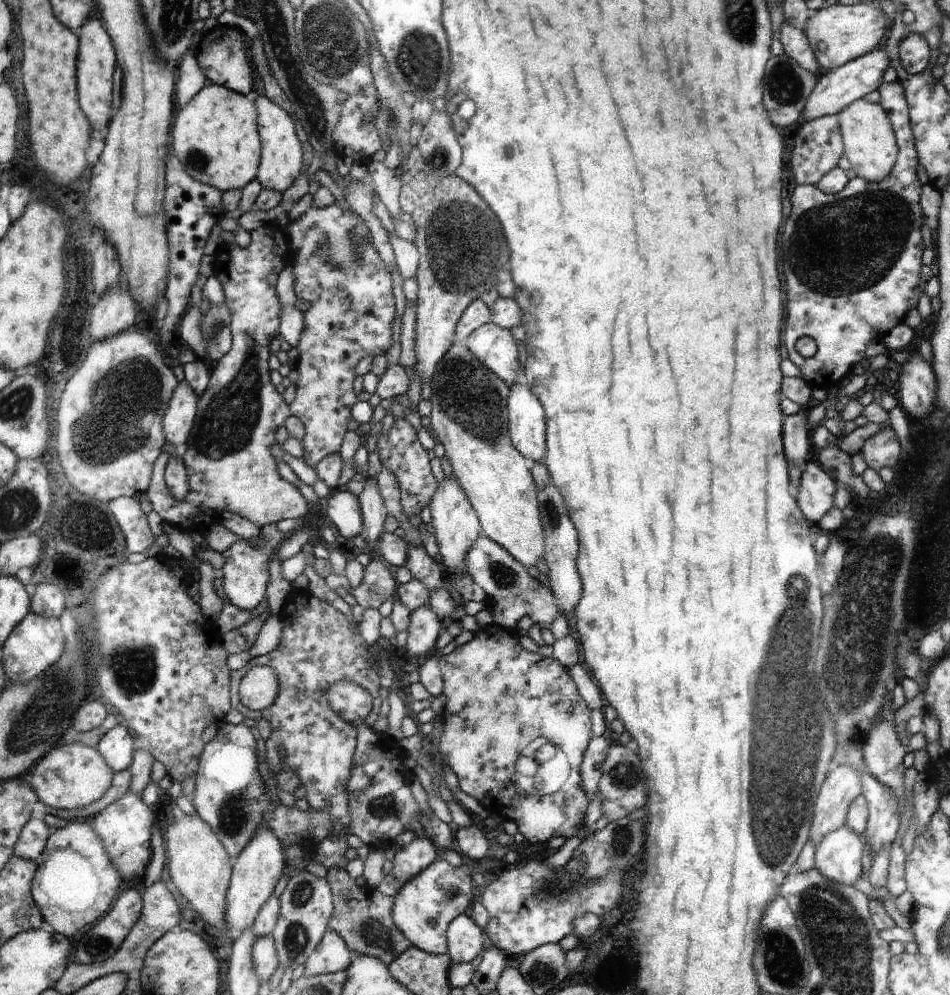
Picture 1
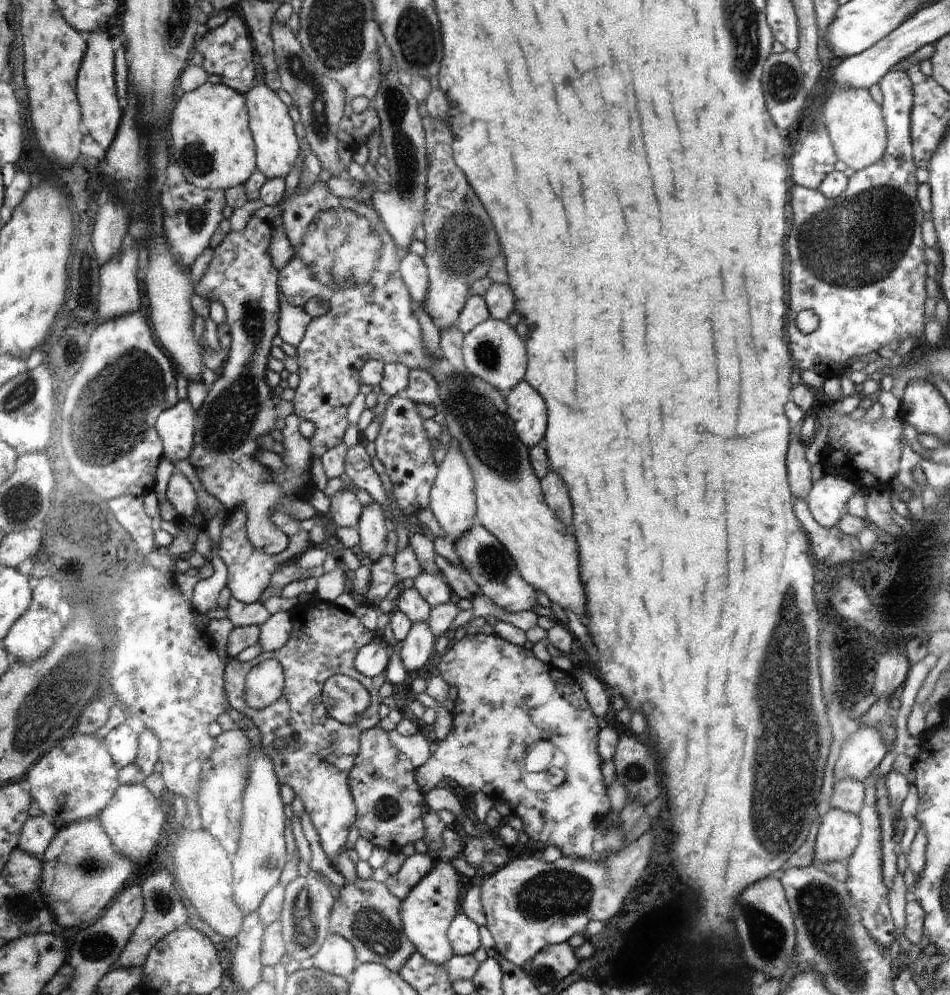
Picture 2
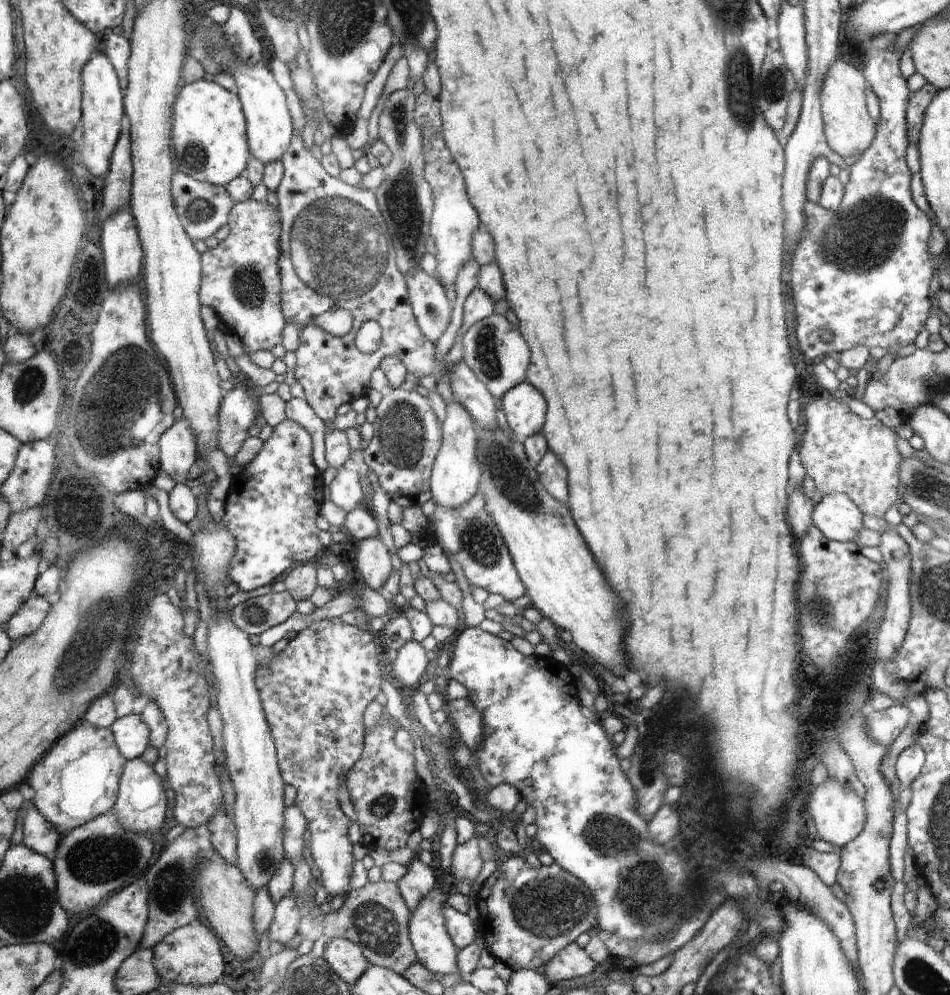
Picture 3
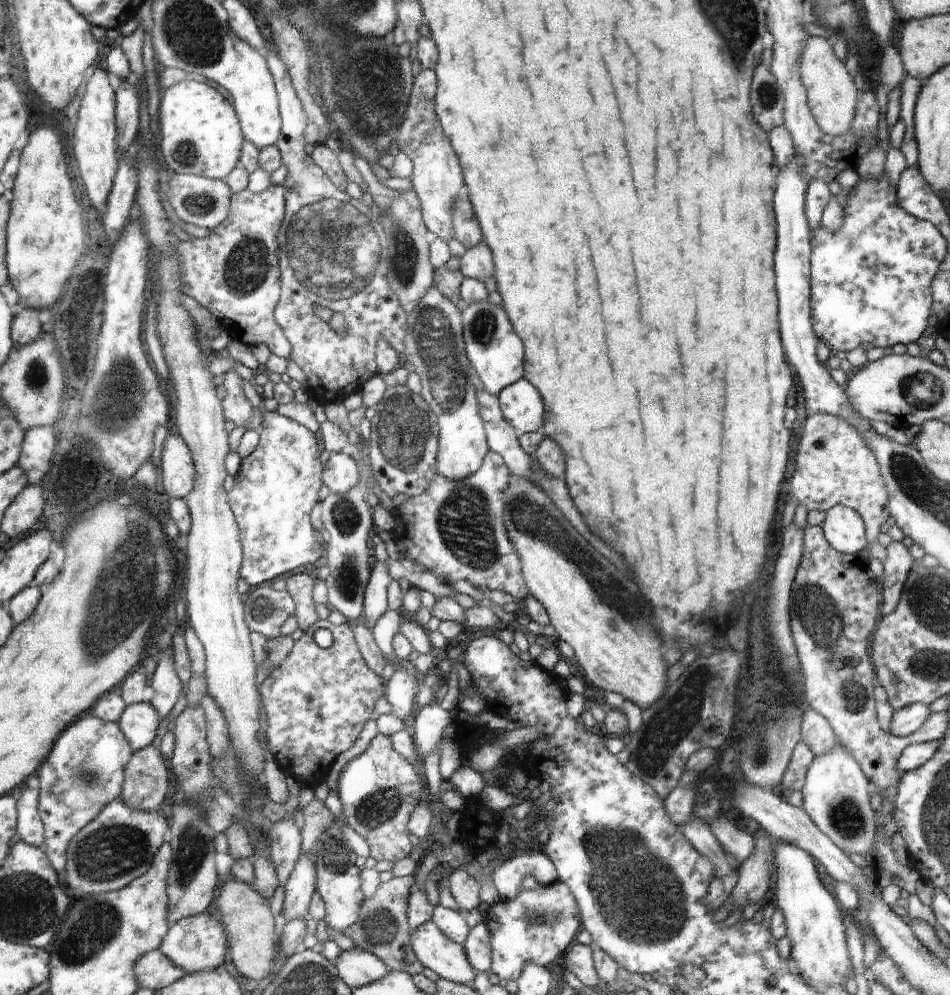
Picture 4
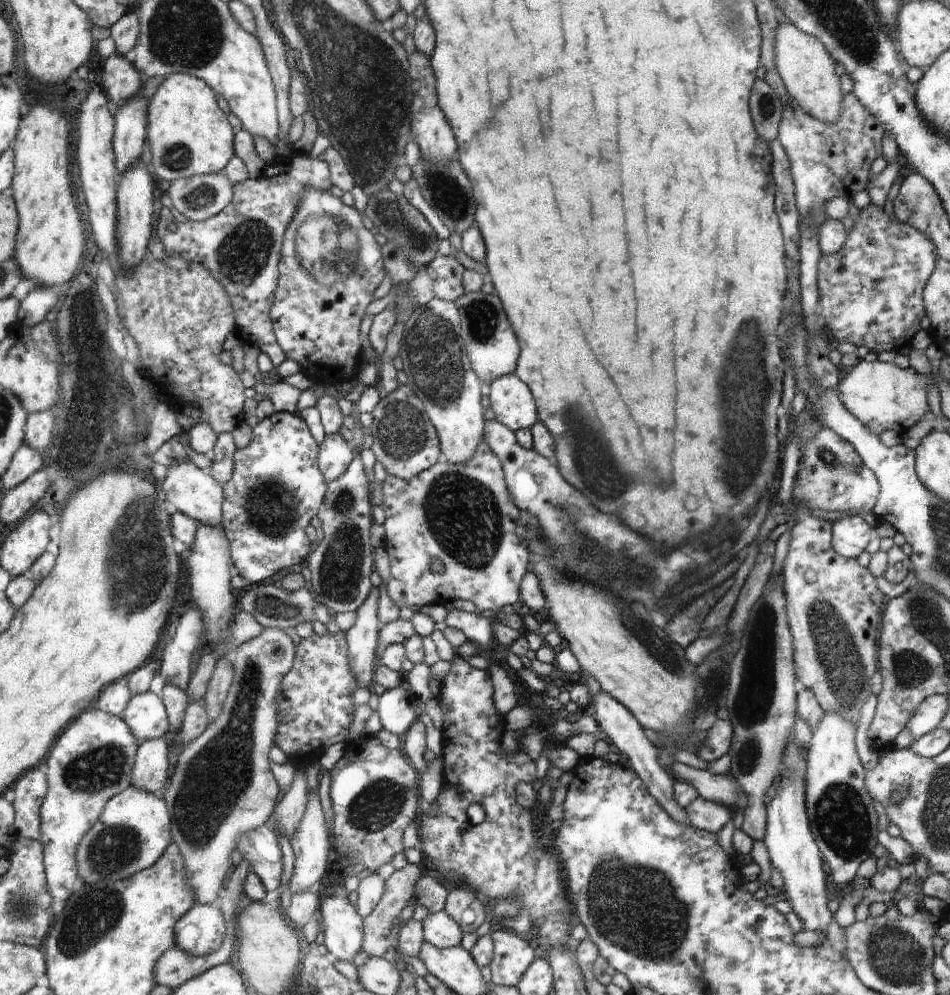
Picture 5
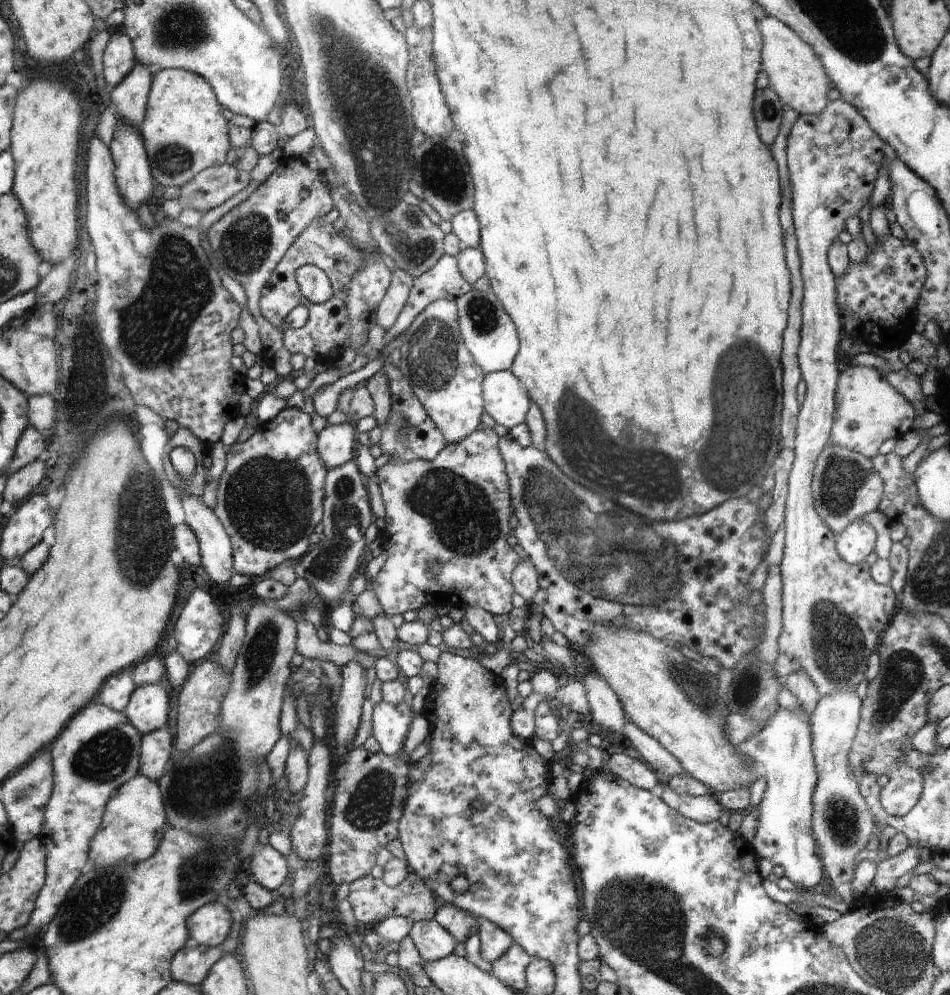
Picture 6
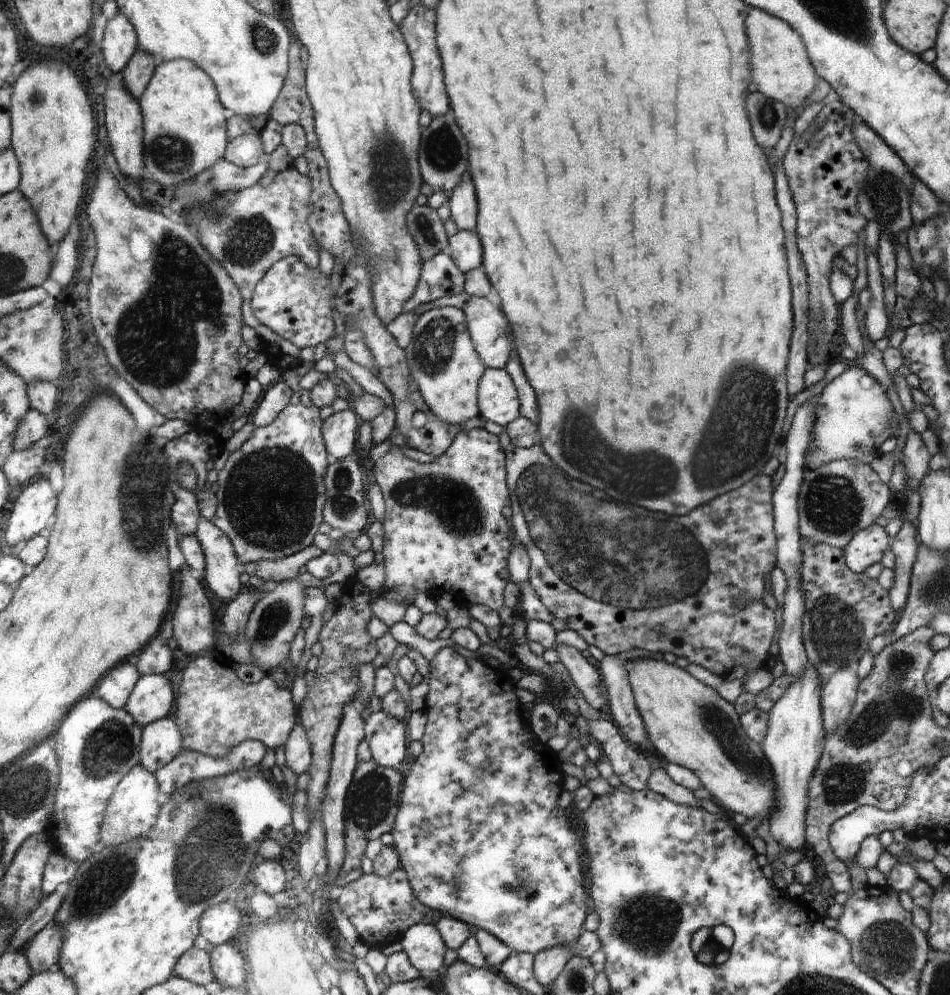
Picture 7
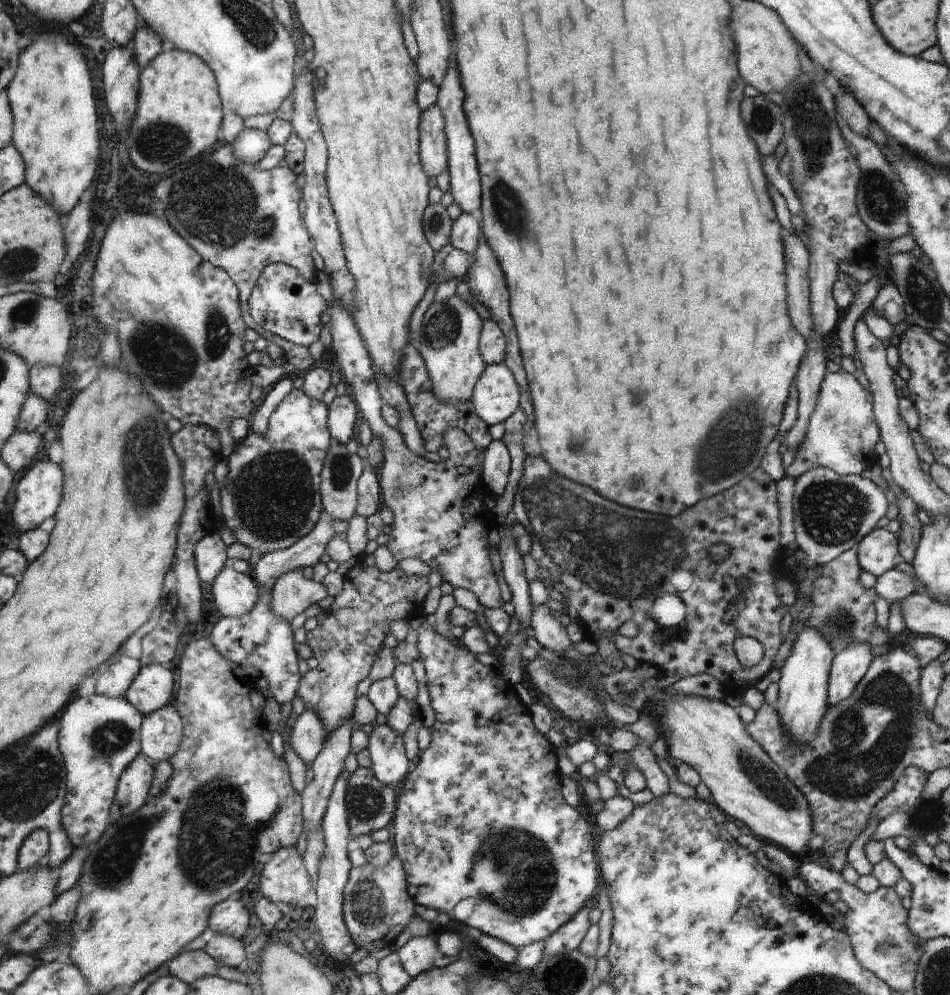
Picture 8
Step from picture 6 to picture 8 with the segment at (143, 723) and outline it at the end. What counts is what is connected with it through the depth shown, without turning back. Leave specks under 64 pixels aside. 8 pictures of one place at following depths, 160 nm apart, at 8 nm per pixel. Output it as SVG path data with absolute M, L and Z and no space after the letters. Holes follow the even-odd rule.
M146 665L126 690L125 699L134 705L143 715L150 715L154 711L166 707L172 700L174 679L170 666Z

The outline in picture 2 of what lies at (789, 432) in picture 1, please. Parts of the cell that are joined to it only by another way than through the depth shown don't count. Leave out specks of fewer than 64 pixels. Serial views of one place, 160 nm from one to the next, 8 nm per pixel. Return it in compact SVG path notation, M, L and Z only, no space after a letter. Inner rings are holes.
M798 434L794 435L793 443L789 450L789 481L791 492L795 497L802 497L804 500L811 487L811 465L804 454L806 445L799 439Z

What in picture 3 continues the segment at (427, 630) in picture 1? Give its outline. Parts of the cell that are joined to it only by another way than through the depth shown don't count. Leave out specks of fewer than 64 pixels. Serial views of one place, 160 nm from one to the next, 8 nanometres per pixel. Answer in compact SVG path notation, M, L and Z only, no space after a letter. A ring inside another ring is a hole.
M412 638L398 650L398 656L389 669L389 678L395 686L418 688L424 681L430 661L427 656L422 644Z

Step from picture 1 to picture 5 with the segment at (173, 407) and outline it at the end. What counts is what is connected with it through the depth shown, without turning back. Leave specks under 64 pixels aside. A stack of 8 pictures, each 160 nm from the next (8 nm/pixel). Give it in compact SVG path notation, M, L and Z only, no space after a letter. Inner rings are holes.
M190 460L175 462L167 467L167 474L159 483L167 500L171 501L178 511L191 516L198 524L221 523L223 484L219 483L209 471L199 469Z

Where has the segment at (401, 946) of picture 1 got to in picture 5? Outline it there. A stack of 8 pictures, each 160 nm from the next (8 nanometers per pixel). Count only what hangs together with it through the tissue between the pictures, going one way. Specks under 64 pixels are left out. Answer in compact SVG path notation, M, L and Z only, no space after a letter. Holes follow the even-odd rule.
M408 863L402 869L396 869L390 878L385 880L385 892L381 902L377 904L372 914L365 916L363 920L363 943L361 950L371 957L384 957L391 950L391 942L387 939L390 930L401 920L401 912L415 896L415 884L422 877L420 865Z

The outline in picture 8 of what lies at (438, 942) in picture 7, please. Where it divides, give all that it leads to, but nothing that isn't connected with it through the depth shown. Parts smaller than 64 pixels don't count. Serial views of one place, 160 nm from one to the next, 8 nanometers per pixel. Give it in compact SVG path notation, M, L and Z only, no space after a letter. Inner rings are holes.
M413 936L404 946L396 950L400 964L413 979L434 967L434 960L441 956L437 942L424 936Z

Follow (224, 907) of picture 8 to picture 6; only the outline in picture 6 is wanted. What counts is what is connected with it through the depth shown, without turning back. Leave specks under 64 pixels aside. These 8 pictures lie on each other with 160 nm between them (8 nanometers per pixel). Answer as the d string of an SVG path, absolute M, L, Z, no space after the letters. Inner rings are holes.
M220 901L205 904L188 920L190 943L215 947L222 944L230 930L230 914Z

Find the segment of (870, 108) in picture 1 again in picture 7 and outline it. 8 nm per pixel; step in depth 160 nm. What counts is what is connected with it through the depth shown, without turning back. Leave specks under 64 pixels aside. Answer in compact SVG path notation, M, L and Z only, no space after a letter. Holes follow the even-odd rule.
M750 7L750 18L746 22L747 36L750 46L754 50L754 82L758 90L767 97L781 102L785 107L796 109L802 106L810 92L816 86L816 74L813 64L810 64L810 56L806 54L802 44L802 36L786 21L772 16L761 8ZM750 32L750 34L748 34Z

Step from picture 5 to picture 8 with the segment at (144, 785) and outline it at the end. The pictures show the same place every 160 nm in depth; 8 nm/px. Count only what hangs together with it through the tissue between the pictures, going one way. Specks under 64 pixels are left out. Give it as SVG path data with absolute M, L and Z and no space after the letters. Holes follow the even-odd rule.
M173 706L162 707L160 710L146 715L145 723L142 724L142 752L144 756L149 757L150 764L157 766L158 763L172 759L181 748L184 736L184 721Z

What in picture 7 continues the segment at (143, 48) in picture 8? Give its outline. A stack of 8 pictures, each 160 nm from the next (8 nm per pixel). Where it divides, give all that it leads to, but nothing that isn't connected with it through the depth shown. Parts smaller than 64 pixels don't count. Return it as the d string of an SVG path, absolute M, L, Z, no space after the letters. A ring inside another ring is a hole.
M138 47L126 68L121 72L123 84L136 100L140 101L141 96L146 92L157 65L158 60L152 54Z

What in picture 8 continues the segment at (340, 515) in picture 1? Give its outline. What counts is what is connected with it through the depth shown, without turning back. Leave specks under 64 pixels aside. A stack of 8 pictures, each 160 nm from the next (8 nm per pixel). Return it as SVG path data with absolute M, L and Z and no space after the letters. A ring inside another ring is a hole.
M336 396L329 406L329 431L333 440L346 445L354 436L354 426L358 419L357 403L351 396Z

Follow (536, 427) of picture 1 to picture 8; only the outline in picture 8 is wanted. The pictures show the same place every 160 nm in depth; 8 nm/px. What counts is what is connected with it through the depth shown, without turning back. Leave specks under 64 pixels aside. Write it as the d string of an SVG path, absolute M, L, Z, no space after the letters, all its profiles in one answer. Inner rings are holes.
M504 362L486 367L476 384L473 398L478 416L487 424L500 424L519 407L520 386Z

